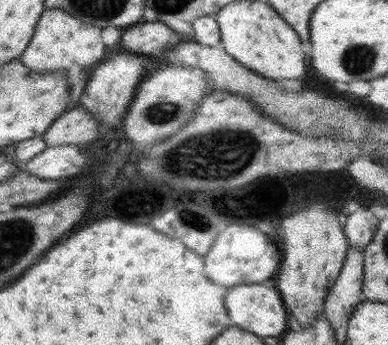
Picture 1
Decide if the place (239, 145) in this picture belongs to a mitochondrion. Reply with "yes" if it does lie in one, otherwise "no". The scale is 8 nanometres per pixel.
yes

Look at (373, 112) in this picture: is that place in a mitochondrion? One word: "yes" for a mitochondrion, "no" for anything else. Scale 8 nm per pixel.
no

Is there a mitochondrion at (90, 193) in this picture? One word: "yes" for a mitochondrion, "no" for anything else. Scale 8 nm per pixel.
no

